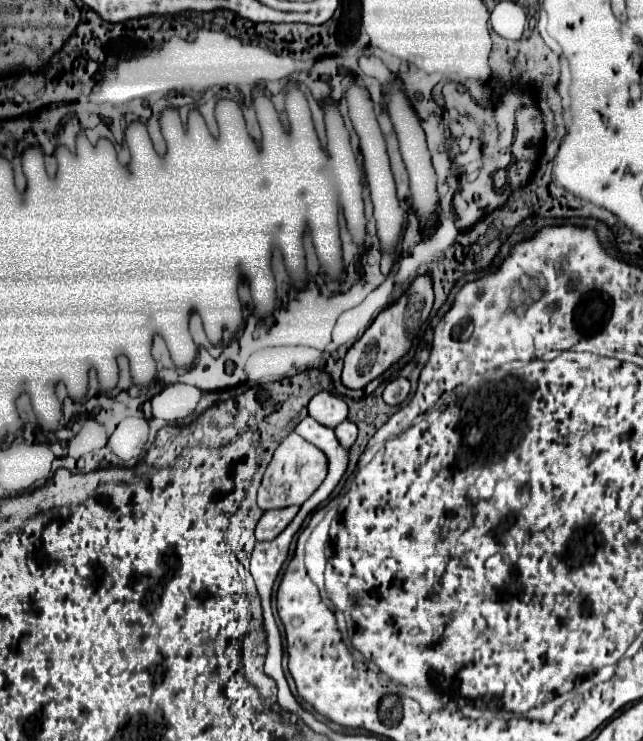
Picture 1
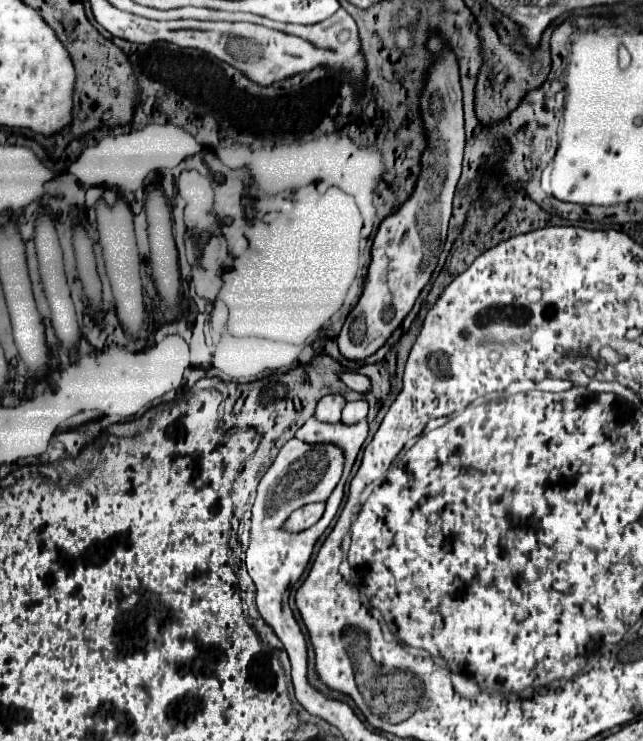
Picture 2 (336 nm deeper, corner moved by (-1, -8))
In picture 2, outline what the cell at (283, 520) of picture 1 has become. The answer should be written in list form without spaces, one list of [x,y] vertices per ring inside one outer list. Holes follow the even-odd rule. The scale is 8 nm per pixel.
[[[307,504],[307,506],[303,506],[303,508],[299,508],[299,510],[295,510],[289,518],[287,518],[287,522],[283,524],[283,528],[287,530],[287,532],[301,532],[301,530],[307,530],[307,528],[311,528],[319,518],[321,518],[321,512],[325,510],[325,504]]]

